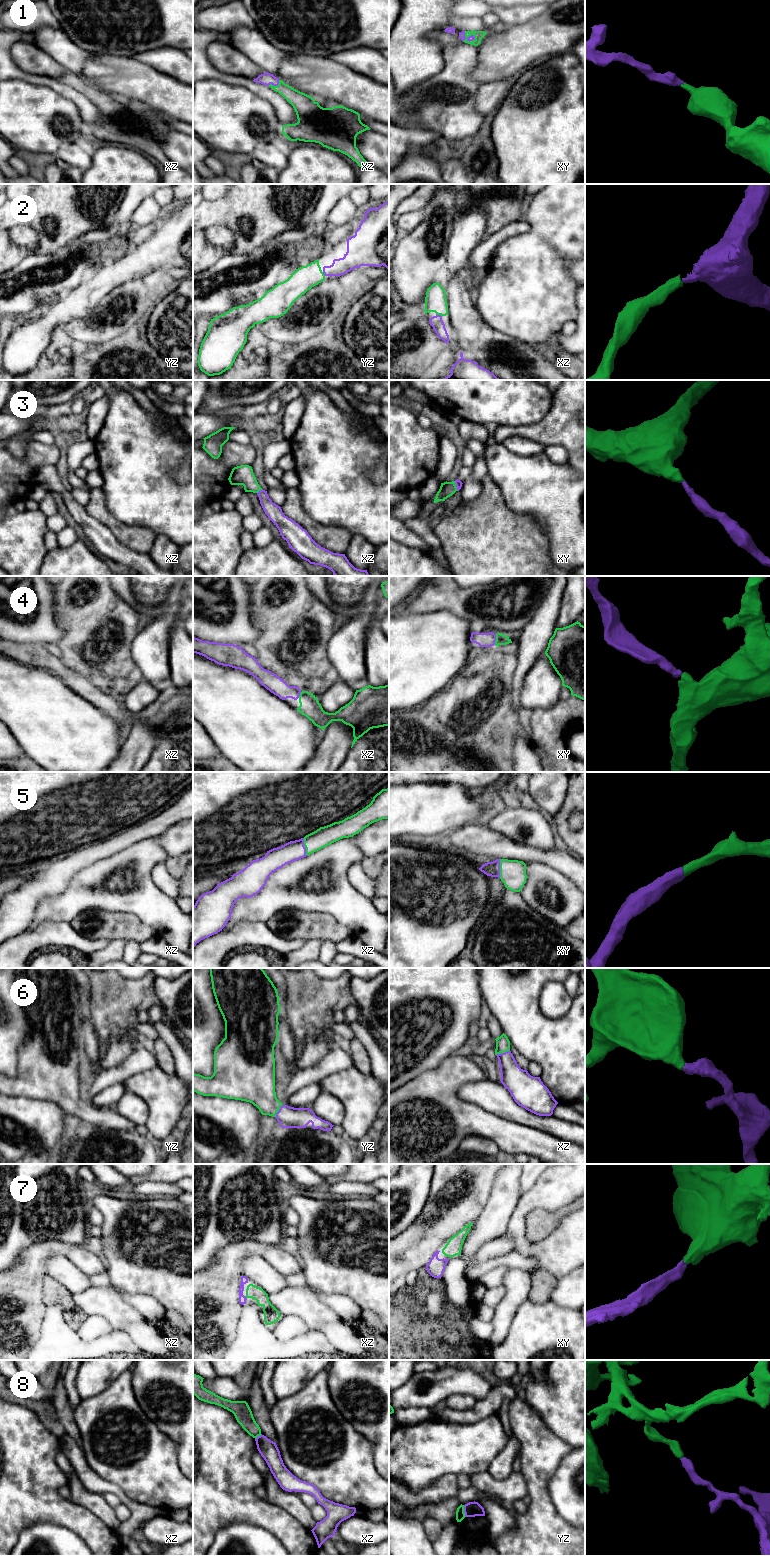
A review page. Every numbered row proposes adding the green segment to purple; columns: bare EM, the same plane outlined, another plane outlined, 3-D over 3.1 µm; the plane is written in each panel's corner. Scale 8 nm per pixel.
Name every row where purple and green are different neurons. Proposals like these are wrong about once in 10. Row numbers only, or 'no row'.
8

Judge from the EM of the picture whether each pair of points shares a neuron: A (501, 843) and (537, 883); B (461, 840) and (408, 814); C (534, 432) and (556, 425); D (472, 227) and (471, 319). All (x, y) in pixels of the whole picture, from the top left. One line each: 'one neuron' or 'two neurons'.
A: two neurons
B: two neurons
C: one neuron
D: one neuron

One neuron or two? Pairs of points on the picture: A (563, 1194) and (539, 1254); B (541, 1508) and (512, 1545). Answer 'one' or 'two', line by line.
A: one
B: one

